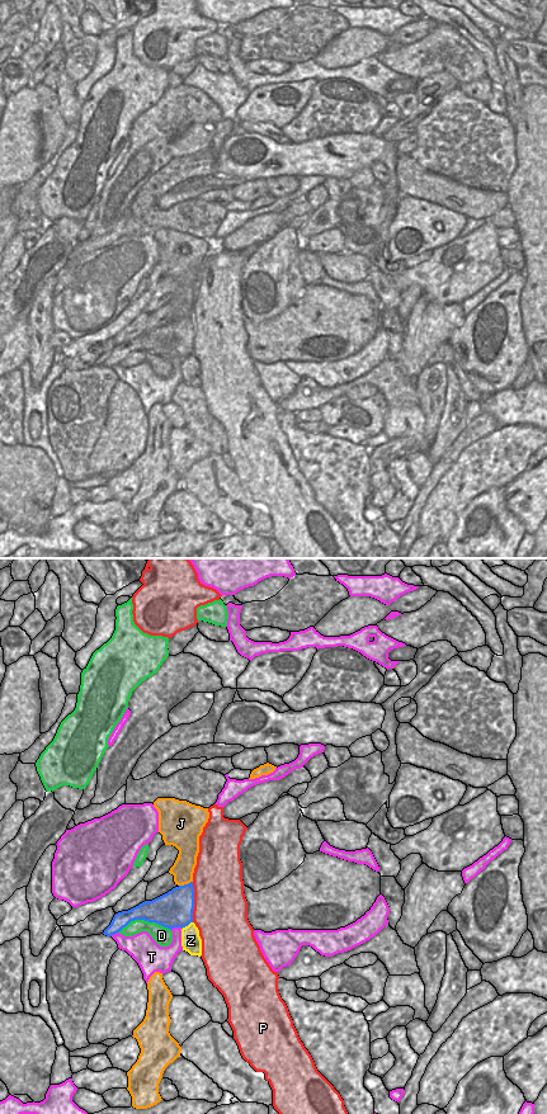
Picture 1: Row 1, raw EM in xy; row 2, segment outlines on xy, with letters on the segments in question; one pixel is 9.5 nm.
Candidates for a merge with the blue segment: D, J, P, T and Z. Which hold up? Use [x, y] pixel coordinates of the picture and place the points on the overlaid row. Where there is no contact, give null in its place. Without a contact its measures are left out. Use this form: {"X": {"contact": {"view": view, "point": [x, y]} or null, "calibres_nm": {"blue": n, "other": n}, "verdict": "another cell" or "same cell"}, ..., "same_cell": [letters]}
{"D": {"contact": {"view": "xy", "point": [144, 919]}, "calibres_nm": {"blue": 320, "other": 170}, "verdict": "another cell"}, "J": {"contact": {"view": "xy", "point": [185, 884]}, "calibres_nm": {"blue": 340, "other": 200}, "verdict": "another cell"}, "P": {"contact": {"view": "xy", "point": [193, 902]}, "calibres_nm": {"blue": 340, "other": 480}, "verdict": "another cell"}, "T": {"contact": {"view": "xy", "point": [175, 926]}, "calibres_nm": {"blue": 340, "other": 130}, "verdict": "another cell"}, "Z": {"contact": {"view": "xy", "point": [187, 925]}, "calibres_nm": {"blue": 340, "other": 190}, "verdict": "another cell"}, "same_cell": []}

